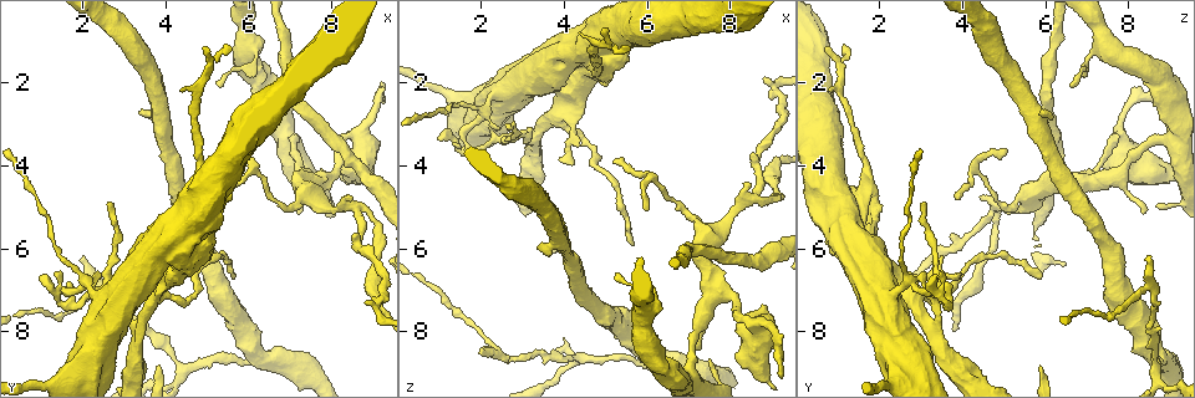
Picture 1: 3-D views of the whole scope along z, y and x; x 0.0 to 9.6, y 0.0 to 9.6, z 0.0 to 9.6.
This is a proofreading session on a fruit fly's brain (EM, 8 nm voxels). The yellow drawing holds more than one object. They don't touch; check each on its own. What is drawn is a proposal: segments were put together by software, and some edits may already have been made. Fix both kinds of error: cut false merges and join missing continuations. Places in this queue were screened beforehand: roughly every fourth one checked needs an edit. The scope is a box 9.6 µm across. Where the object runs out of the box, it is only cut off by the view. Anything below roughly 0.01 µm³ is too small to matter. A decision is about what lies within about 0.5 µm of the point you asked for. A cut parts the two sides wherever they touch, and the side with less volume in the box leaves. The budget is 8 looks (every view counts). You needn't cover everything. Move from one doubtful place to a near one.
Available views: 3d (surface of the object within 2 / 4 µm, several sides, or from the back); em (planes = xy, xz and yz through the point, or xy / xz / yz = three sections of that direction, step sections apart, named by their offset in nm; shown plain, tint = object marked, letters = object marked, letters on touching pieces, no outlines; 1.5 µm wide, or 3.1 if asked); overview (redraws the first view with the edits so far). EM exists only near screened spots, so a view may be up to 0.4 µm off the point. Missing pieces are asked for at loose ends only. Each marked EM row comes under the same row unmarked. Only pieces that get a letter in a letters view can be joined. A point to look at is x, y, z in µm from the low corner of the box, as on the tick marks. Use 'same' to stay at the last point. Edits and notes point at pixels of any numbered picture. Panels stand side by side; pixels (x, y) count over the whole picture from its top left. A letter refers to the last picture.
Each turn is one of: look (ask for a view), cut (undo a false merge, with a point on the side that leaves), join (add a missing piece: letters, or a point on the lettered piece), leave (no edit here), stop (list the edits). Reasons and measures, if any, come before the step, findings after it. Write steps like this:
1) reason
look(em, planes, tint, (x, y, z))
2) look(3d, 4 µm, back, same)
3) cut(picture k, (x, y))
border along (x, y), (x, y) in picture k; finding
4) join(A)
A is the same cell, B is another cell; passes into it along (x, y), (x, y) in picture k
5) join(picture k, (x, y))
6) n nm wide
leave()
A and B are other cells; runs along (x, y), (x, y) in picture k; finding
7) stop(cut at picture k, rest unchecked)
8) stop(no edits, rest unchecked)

an open end
look(3d, 4 µm, (2.00, 6.15, 8.55))

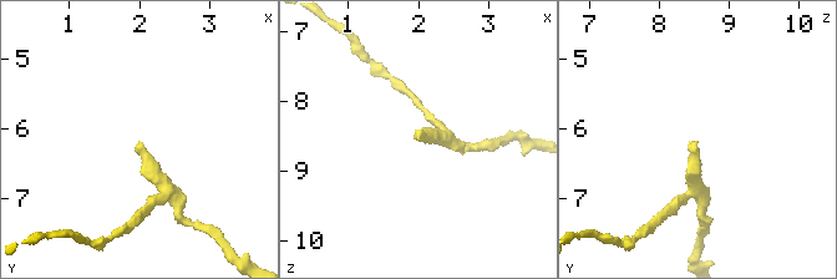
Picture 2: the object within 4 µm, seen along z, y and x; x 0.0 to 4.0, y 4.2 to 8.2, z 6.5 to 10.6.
look(em, xy, step 4, letters, (1.95, 6.15, 8.50))

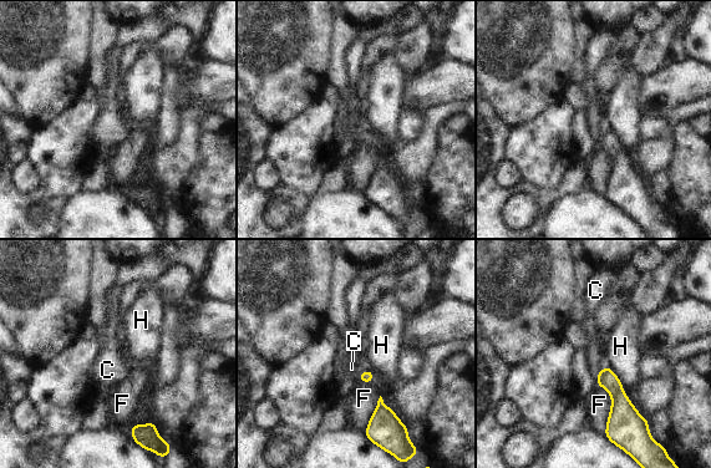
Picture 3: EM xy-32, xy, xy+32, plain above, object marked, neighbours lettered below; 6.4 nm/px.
join(C)
C is the same cell, F and H are other cells; passes into it along (367, 376), (357, 375), (351, 369) in picture 3; it goes on there

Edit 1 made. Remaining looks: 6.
see it whole again
look(overview)

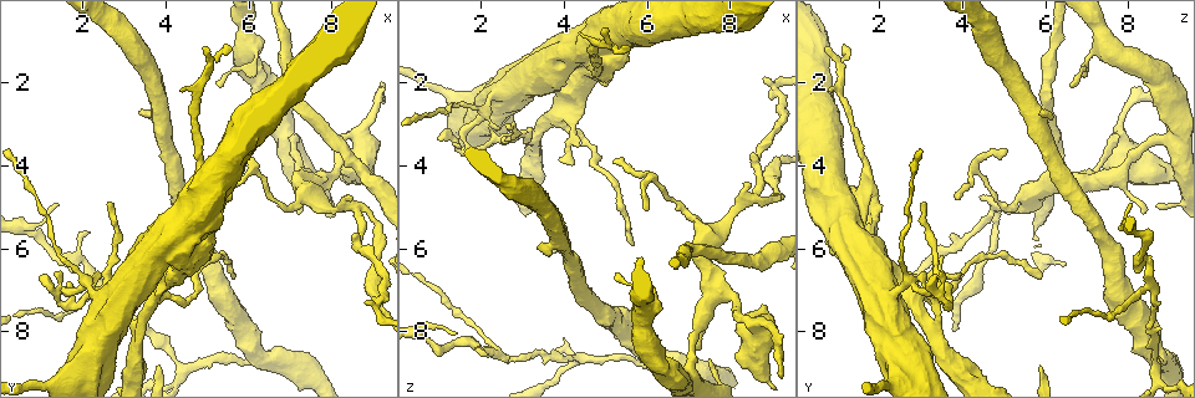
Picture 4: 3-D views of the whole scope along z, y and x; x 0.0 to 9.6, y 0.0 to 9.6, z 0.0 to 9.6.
an open end
look(3d, 4 µm, (4.35, 2.15, 0.80))

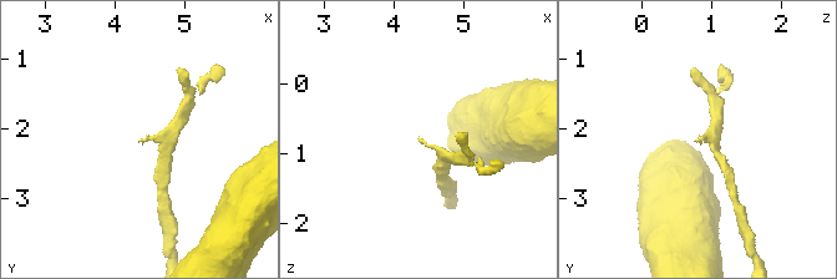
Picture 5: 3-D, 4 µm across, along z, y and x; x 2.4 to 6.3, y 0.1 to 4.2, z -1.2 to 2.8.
arms of 170, 190 nm
look(em, planes, letters, (4.35, 2.20, 0.80))

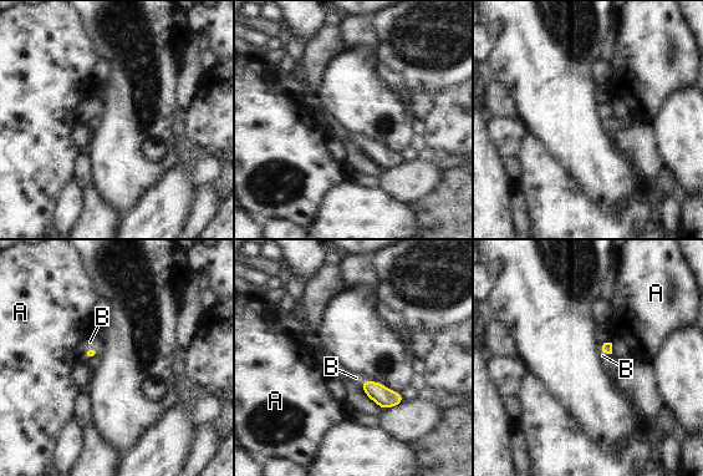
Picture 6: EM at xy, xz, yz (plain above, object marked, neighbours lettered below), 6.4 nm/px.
join(B)
B is the same cell, A is another cell; passes into it along (88, 353), (93, 348), (90, 342) in picture 6; it goes on there

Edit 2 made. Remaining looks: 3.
look(overview)

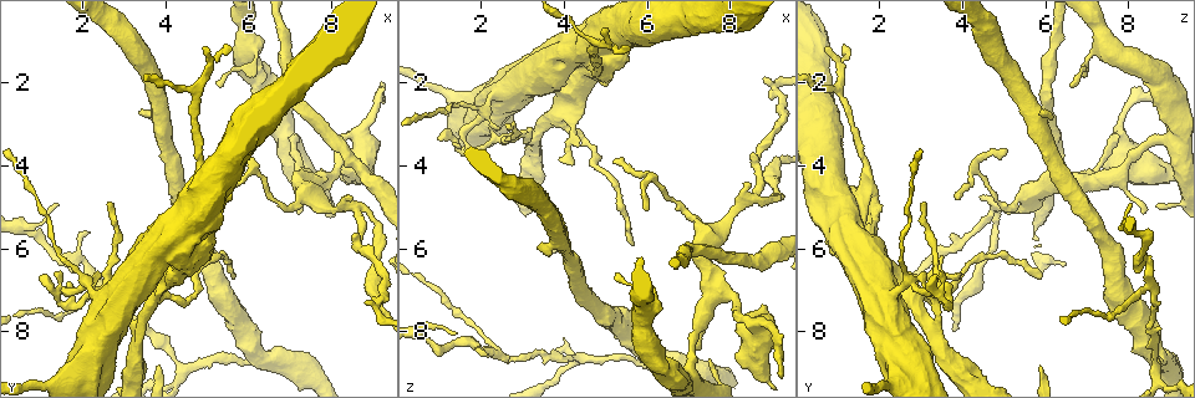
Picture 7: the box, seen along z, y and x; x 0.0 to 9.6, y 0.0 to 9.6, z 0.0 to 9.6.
an open end
look(3d, 2 µm, (2.60, 4.80, 3.10))

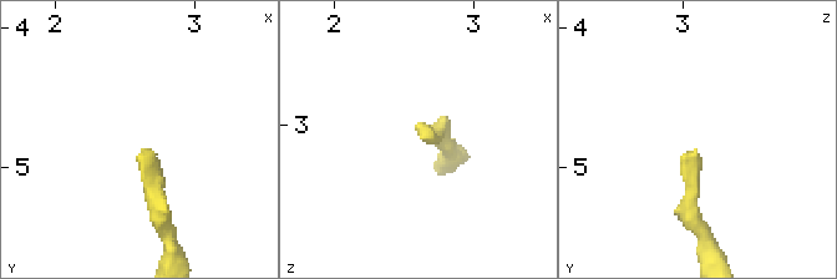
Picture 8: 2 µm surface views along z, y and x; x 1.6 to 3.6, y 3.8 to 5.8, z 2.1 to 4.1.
look(em, planes, letters, (2.60, 4.88, 3.10))

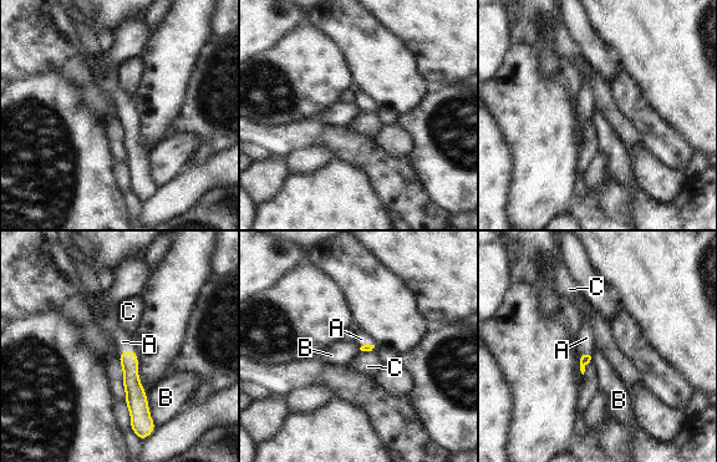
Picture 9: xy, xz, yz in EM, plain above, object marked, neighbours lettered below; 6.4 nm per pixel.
join(A)
A is the same cell, B and C are other cells; passes into it along (133, 389), (125, 351), (122, 341) in picture 9; the cell continues

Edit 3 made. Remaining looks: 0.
stop(join at picture 3, join at picture 6, join at picture 9, rest unchecked)

